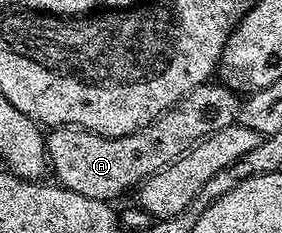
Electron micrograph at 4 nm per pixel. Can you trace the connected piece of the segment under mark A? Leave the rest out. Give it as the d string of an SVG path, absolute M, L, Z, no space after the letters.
M206 83L195 87L195 91L191 91L183 99L179 99L179 103L175 103L168 109L166 113L161 113L149 125L144 125L139 131L135 131L131 135L123 135L122 137L104 137L98 133L91 132L90 129L83 129L80 127L57 127L48 134L45 142L45 152L47 154L48 164L51 166L51 173L54 173L56 180L59 182L62 189L70 189L79 195L87 195L87 199L99 199L100 201L108 201L110 203L116 202L116 197L121 197L125 192L136 190L141 184L151 175L155 175L159 171L163 171L171 163L175 163L187 151L191 151L203 139L207 139L211 135L215 135L215 131L223 131L223 127L231 127L237 120L237 112L241 109L241 101L238 94L234 93L232 89L226 88L220 83Z

